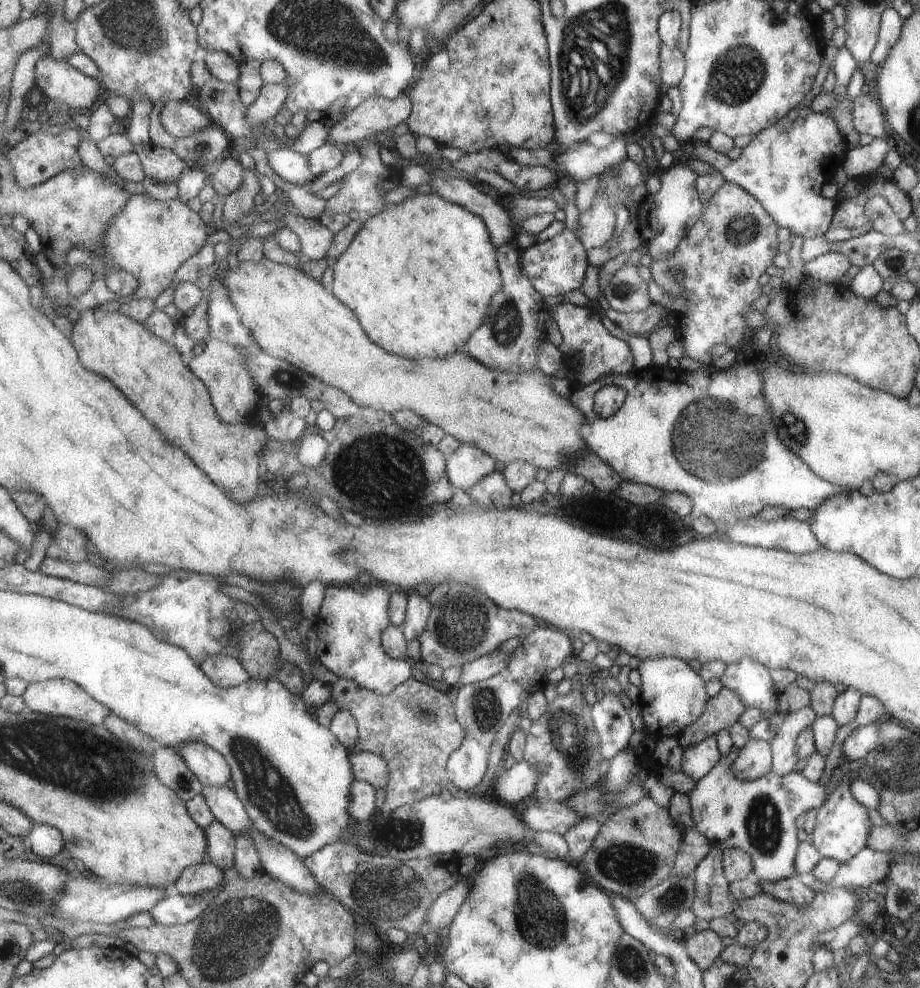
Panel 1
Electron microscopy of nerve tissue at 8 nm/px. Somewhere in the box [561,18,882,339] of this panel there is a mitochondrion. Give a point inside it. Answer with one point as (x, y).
(739, 73)

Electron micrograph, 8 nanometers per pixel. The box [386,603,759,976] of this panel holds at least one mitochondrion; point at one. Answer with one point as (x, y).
(540, 920)

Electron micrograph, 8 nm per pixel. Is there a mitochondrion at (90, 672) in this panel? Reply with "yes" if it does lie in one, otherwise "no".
no

